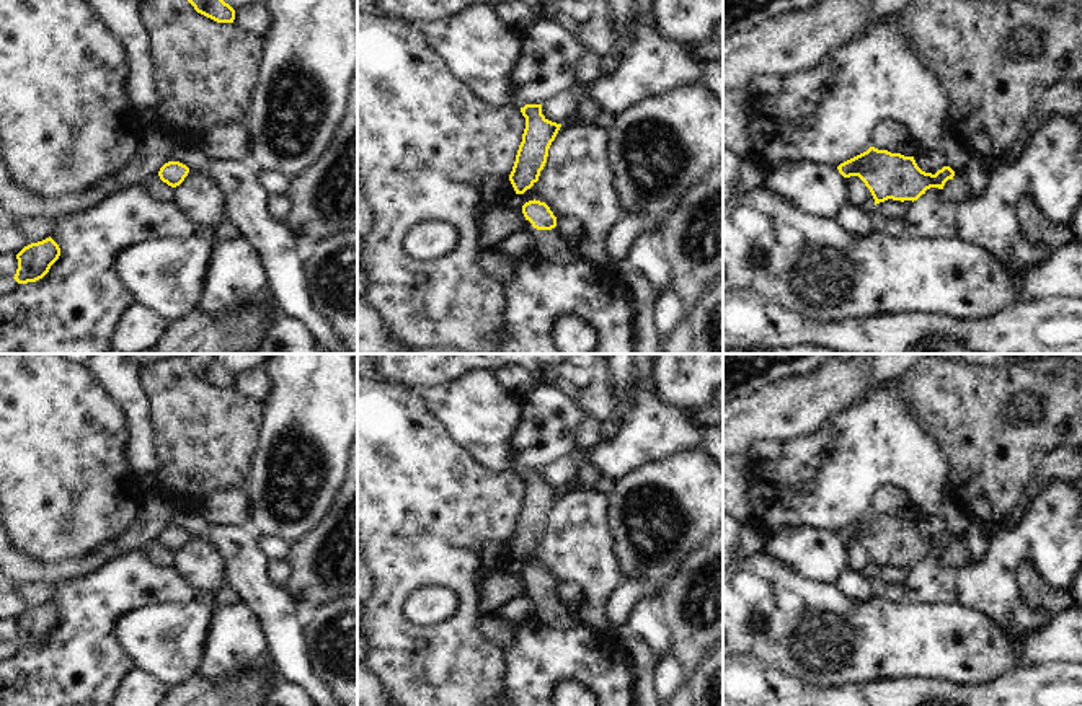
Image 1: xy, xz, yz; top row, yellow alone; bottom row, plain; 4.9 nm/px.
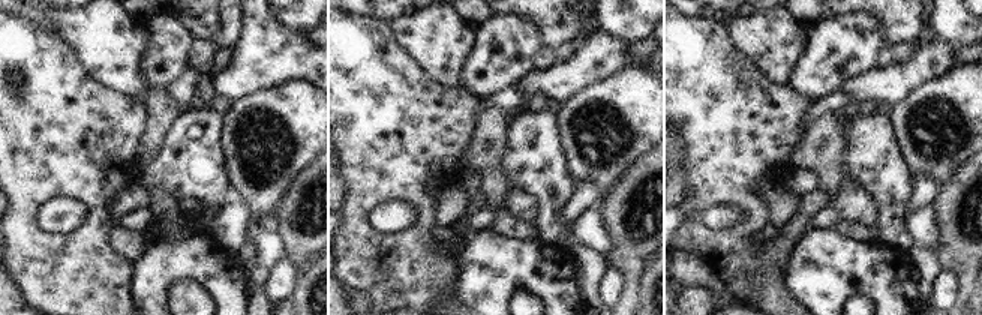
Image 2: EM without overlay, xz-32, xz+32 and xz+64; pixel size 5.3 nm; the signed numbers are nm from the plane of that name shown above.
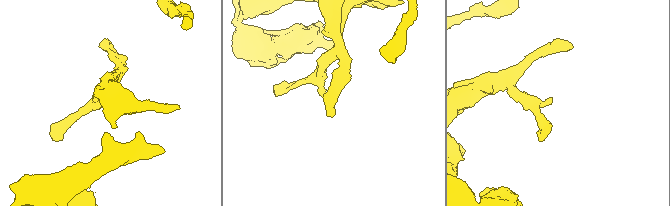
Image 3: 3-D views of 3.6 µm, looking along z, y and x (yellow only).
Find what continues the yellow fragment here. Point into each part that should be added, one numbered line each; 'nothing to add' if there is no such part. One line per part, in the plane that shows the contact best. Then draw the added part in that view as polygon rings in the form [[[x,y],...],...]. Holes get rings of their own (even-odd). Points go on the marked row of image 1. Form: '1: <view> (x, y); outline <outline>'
1: xz (549, 245); outline [[[529,220],[524,228],[532,238],[532,256],[552,263],[555,266],[570,266],[581,261],[578,246],[573,246],[560,236],[557,227],[552,230],[537,230]]]

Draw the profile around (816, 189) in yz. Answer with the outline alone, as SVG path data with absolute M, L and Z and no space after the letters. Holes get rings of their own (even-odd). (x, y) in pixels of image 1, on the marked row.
M801 161L762 168L762 188L792 202L806 215L837 218L849 204L847 178L837 168Z

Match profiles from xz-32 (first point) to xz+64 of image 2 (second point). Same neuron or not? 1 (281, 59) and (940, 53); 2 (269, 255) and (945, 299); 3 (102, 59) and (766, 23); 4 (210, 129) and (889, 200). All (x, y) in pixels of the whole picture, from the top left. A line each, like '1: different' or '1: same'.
1: same
2: different
3: same
4: same

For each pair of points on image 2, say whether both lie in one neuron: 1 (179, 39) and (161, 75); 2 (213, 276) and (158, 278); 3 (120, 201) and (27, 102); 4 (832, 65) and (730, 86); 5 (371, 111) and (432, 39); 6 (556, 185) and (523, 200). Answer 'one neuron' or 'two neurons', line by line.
1: one neuron
2: one neuron
3: two neurons
4: two neurons
5: two neurons
6: two neurons

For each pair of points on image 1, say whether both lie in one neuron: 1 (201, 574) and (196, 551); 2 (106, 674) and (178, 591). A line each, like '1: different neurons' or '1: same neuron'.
1: same neuron
2: same neuron

